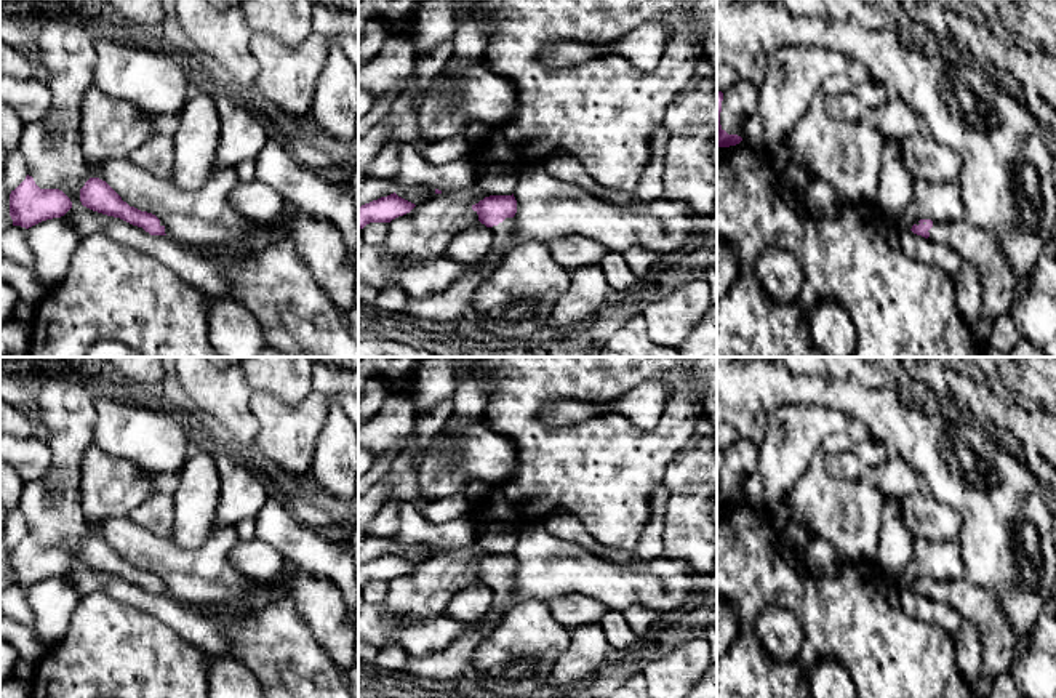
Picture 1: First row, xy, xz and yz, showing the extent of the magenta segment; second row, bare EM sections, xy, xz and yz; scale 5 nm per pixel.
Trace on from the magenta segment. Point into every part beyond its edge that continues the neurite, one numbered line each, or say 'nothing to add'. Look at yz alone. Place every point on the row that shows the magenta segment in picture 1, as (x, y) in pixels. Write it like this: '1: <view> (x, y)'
1: yz (1000, 285)

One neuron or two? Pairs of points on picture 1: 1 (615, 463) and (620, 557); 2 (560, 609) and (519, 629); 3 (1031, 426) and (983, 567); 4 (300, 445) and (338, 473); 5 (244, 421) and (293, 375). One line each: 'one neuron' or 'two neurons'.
1: two neurons
2: two neurons
3: two neurons
4: two neurons
5: two neurons

